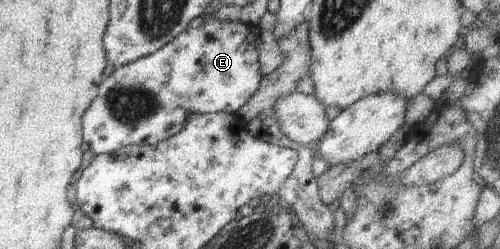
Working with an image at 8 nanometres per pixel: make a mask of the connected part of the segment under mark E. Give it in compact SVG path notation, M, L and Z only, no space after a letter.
M207 17L199 27L186 28L153 54L115 68L99 85L98 93L82 114L83 140L96 155L111 154L124 146L154 145L168 139L182 131L187 117L192 114L236 113L256 93L263 78L254 45L260 34L259 26Z

